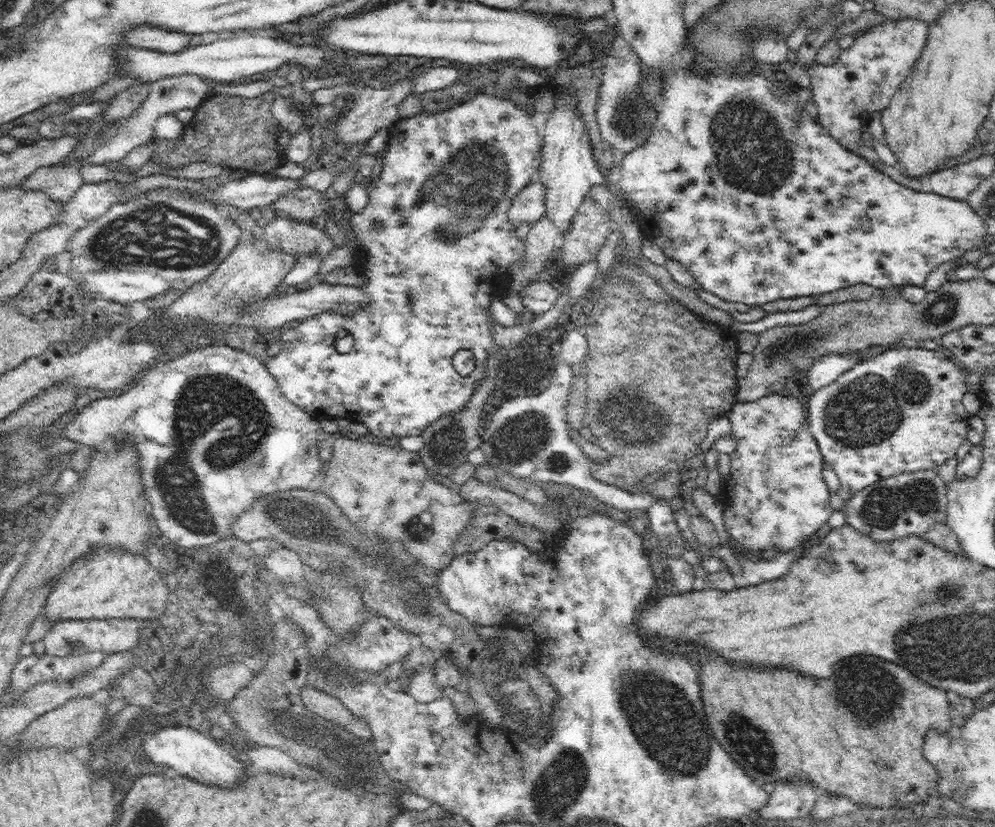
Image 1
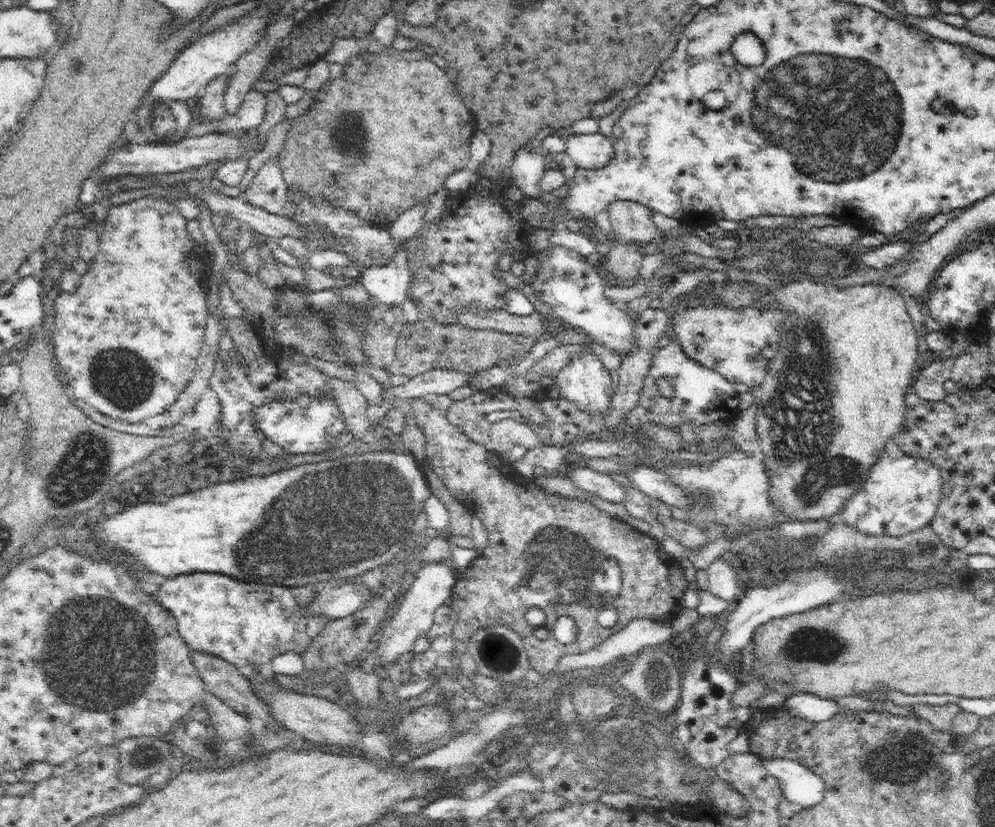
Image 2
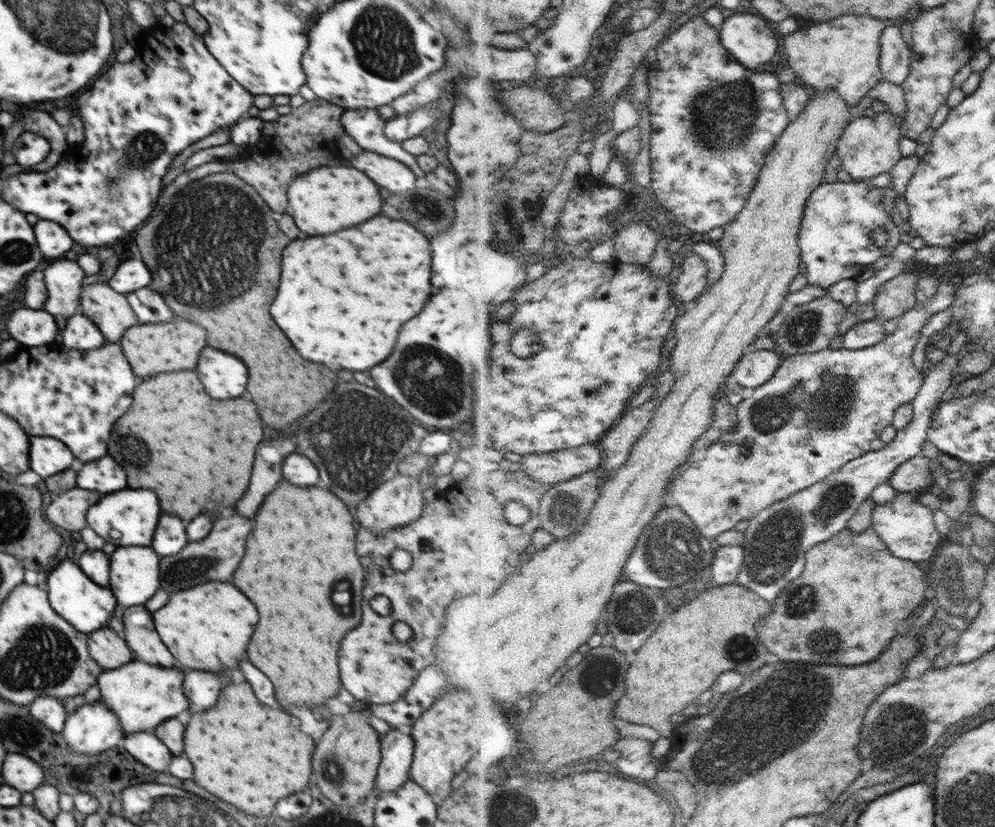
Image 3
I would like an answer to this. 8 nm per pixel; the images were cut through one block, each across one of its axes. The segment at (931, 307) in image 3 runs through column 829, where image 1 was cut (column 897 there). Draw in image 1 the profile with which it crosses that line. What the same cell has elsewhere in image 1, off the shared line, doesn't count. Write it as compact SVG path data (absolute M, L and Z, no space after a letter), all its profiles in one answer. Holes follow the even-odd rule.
M913 346L888 349L869 360L856 362L848 370L845 370L844 374L841 374L832 384L815 391L815 394L809 401L807 409L809 427L814 438L817 440L826 464L834 470L841 482L839 495L846 500L848 495L854 494L858 490L862 490L862 488L871 486L878 481L902 476L902 474L940 472L942 466L946 466L948 462L952 461L952 458L956 457L958 450L964 446L964 442L968 442L968 432L970 432L968 422L970 415L966 412L964 403L962 403L964 393L966 392L960 368L956 367L954 360L942 348L936 351L930 351Z

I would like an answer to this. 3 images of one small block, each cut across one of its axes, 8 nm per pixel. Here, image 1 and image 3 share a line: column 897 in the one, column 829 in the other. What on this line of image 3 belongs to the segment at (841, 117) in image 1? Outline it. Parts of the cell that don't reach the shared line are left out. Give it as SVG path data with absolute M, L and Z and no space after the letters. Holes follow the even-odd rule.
M846 14L828 22L815 22L803 26L784 38L787 60L800 82L816 90L817 94L826 94L828 90L836 90L844 96L844 100L848 104L855 106L860 104L868 96L868 92L884 79L884 72L882 72L882 35L889 25L889 21L872 15Z

